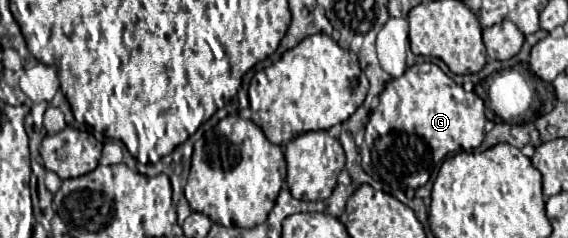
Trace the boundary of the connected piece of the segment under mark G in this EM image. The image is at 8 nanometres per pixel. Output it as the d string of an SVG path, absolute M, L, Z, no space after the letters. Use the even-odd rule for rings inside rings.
M415 64L407 68L401 78L393 78L387 88L379 96L377 108L371 112L369 122L365 126L365 140L359 150L363 170L377 182L387 184L393 190L407 190L407 188L421 188L431 178L433 170L449 156L465 150L473 150L481 146L485 138L485 104L483 100L473 94L465 92L453 78L449 78L439 66L435 64Z

